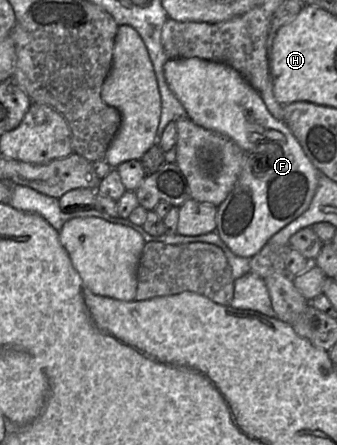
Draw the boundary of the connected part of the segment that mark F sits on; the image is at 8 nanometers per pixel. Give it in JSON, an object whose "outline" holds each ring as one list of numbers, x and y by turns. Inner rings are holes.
{"outline":[[177,58,165,63,164,74,170,90,185,108,188,118,205,129,227,136,245,152,233,189,217,207,216,231,235,255,251,258,274,234,306,211,317,189,320,172,287,125,271,115,259,92,231,66,199,58],[261,152,264,154,253,164,253,153]]}

